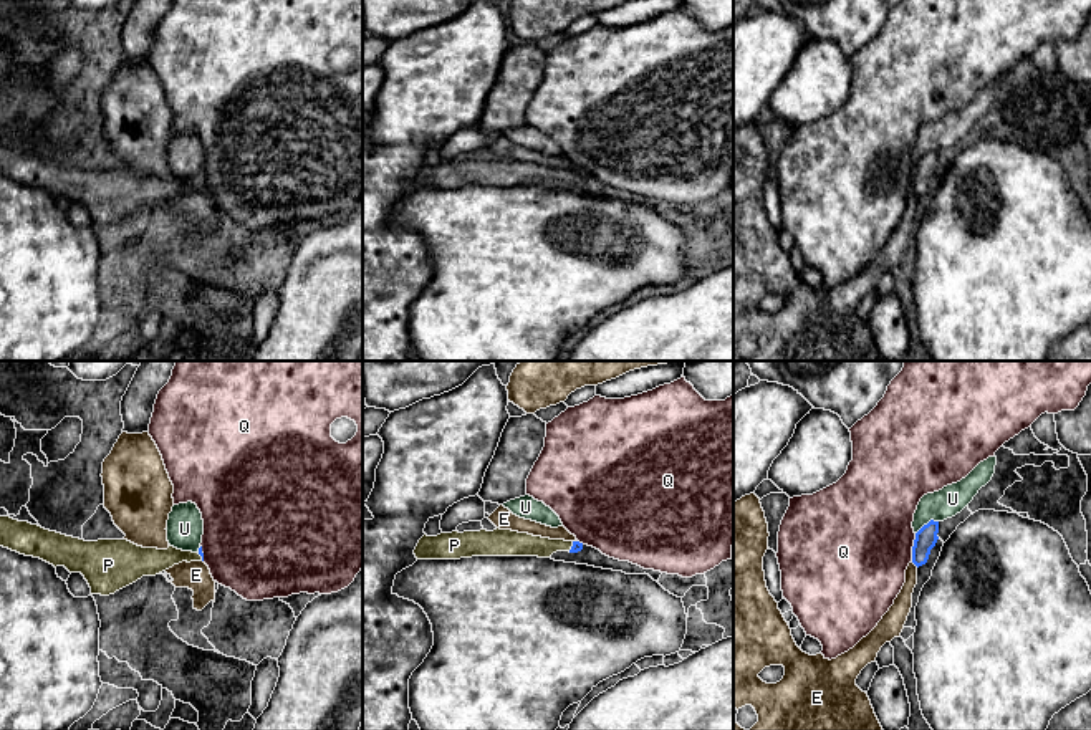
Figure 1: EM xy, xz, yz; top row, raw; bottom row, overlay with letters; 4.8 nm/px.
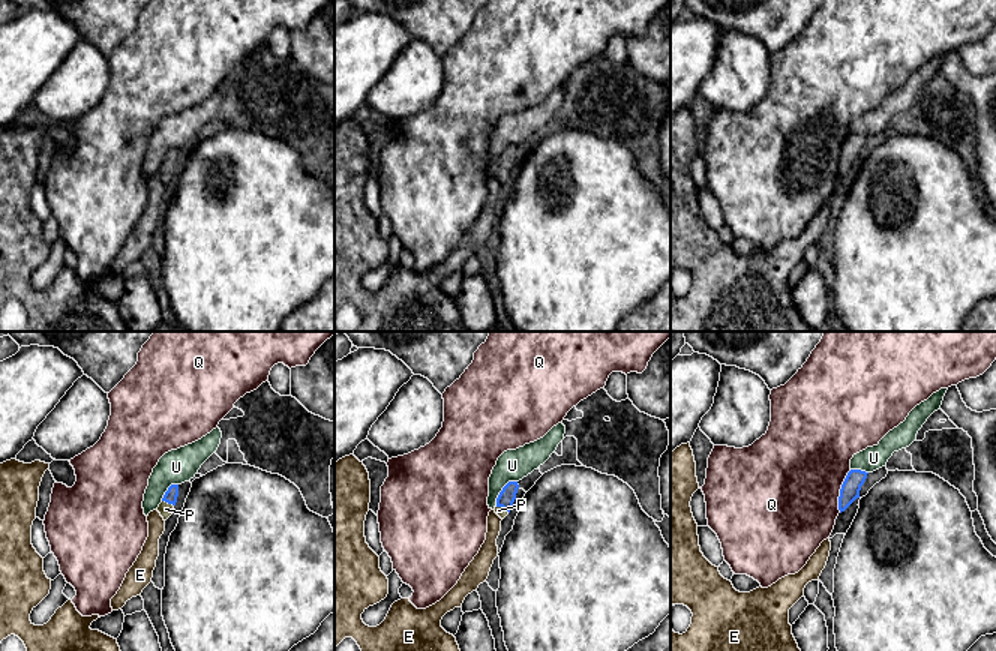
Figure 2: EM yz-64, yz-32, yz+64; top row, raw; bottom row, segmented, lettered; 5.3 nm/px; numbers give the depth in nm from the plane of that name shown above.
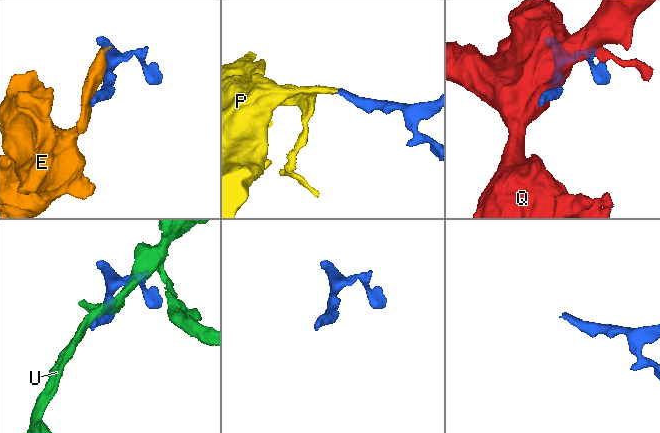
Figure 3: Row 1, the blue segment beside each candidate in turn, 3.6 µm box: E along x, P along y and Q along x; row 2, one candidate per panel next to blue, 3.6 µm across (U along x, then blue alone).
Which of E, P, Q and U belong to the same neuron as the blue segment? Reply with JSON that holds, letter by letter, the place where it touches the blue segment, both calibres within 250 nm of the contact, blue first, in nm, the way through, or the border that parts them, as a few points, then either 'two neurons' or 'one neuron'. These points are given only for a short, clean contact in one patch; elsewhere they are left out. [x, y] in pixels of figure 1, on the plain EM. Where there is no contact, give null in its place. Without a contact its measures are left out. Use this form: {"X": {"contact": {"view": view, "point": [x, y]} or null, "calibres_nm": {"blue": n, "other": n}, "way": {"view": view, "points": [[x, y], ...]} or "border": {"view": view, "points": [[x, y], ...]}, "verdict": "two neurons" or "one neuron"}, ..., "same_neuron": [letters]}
{"E": {"contact": {"view": "yz", "point": [916, 194]}, "calibres_nm": {"blue": 110, "other": 100}, "border": {"view": "yz", "points": [[913, 191], [917, 196]]}, "verdict": "two neurons"}, "P": {"contact": {"view": "xz", "point": [571, 176]}, "calibres_nm": {"blue": 50, "other": 110}, "way": {"view": "xz", "points": [[576, 176], [571, 176], [520, 172]]}, "verdict": "one neuron"}, "Q": {"contact": {"view": "yz", "point": [913, 177]}, "calibres_nm": {"blue": 110, "other": 500}, "verdict": "two neurons"}, "U": {"contact": {"view": "yz", "point": [927, 153]}, "calibres_nm": {"blue": 110, "other": 140}, "verdict": "two neurons"}, "same_neuron": ["P"]}

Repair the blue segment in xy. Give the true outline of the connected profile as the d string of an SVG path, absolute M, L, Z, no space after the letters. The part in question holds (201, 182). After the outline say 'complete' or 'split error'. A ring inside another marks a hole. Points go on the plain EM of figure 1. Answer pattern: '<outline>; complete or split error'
M0 146L0 175L81 202L91 223L101 225L114 223L142 205L156 205L182 190L204 190L202 175L192 182L171 174L167 179L142 177L127 169L84 170L10 146Z; split error

